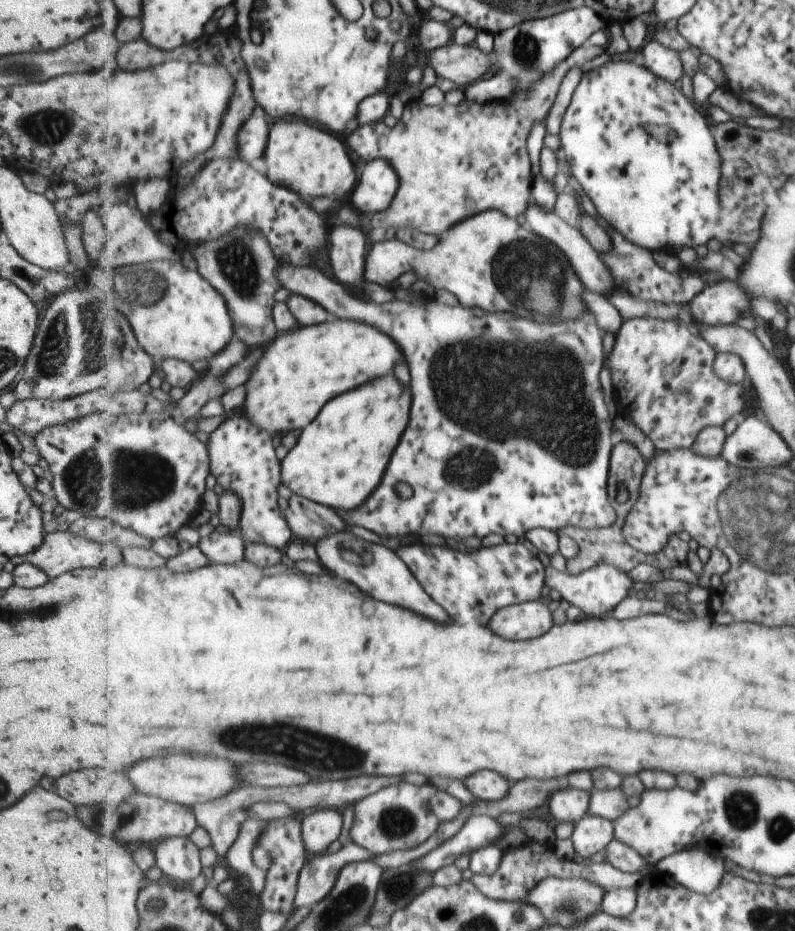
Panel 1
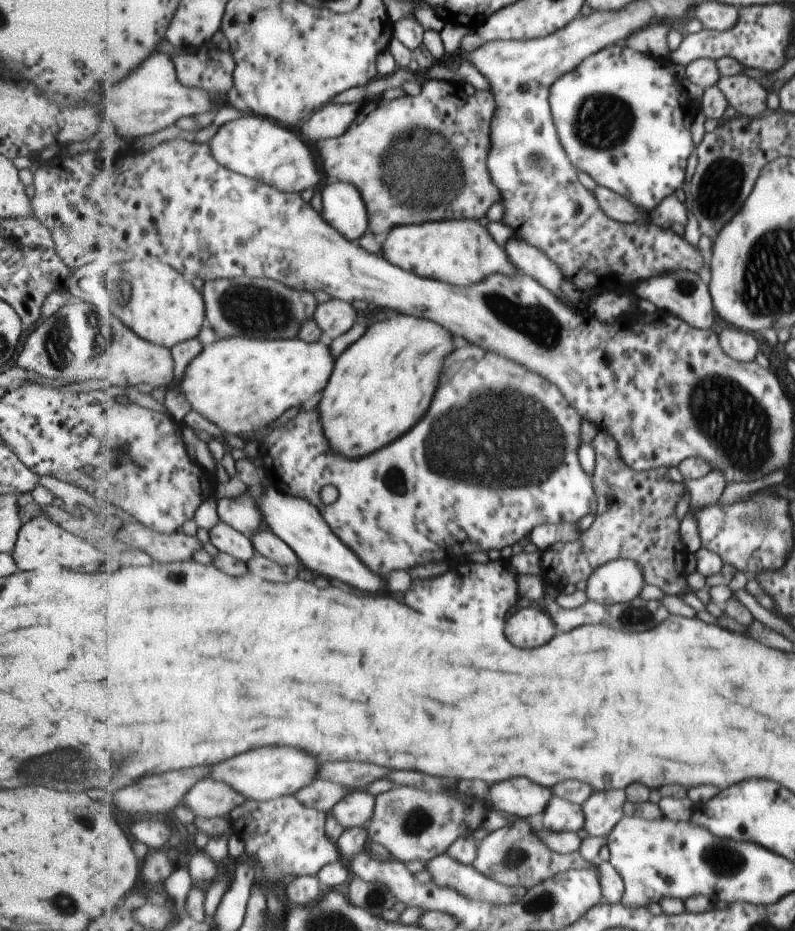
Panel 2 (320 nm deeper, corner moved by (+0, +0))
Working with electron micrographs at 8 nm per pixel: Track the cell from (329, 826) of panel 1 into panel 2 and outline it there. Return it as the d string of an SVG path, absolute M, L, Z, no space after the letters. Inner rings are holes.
M367 790L351 791L331 810L346 828L368 826L374 817L376 796Z

